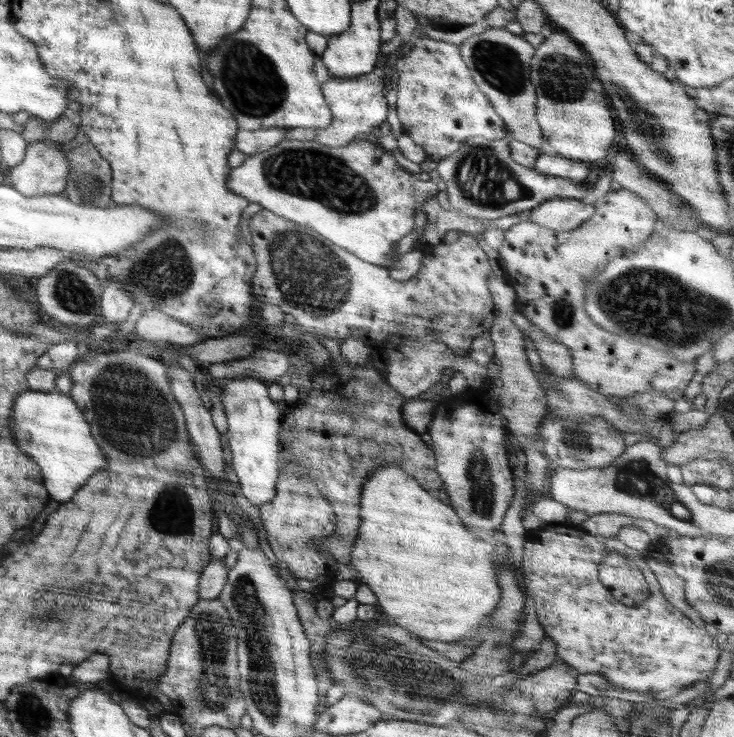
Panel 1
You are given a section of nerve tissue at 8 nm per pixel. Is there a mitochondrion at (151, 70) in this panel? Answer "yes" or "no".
no

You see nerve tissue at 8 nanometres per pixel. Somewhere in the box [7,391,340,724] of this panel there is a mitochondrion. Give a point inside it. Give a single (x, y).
(213, 688)

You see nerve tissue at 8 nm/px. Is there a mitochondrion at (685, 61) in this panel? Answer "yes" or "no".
yes

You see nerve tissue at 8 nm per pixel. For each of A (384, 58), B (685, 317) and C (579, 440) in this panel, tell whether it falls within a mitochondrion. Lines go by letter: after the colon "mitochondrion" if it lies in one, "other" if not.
A: other
B: mitochondrion
C: mitochondrion

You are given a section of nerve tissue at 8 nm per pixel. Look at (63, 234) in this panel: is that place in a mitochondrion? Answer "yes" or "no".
no

